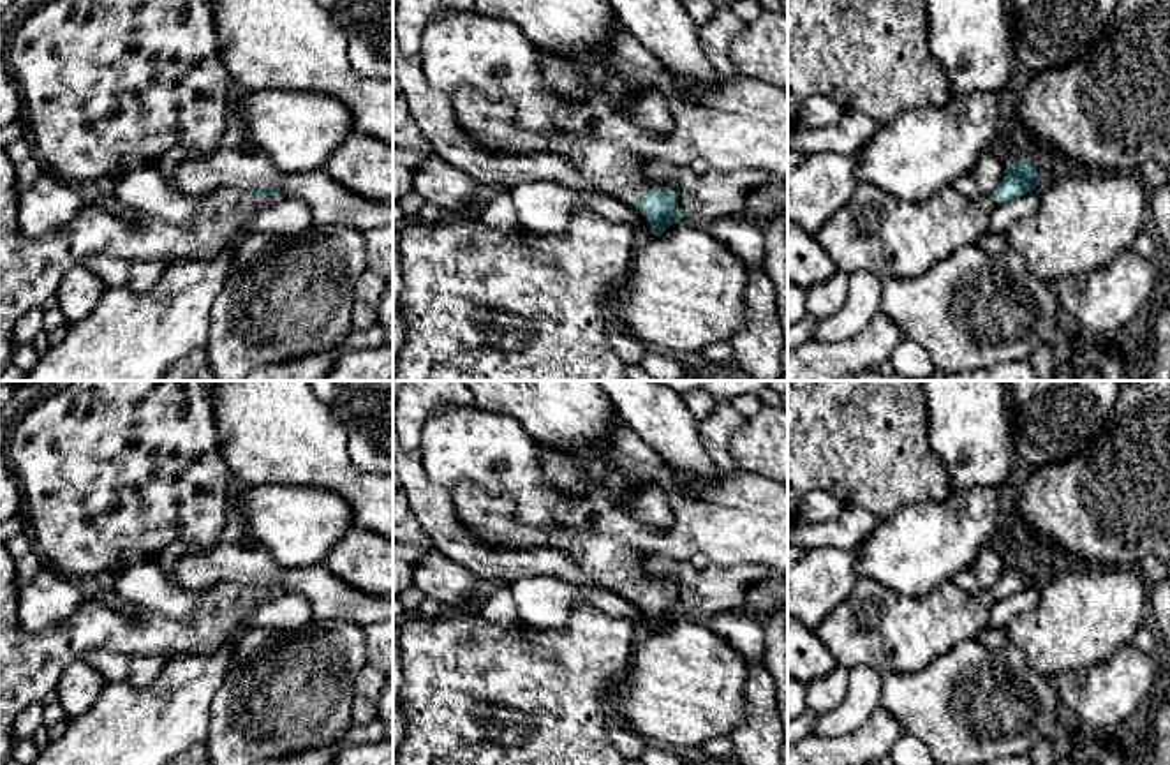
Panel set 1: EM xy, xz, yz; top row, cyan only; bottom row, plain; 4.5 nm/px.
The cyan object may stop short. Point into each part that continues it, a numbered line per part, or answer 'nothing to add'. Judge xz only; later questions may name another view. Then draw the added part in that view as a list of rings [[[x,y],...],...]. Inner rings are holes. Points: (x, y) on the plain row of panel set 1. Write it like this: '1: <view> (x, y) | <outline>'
1: xz (742, 519) | [[[613,416],[613,434],[608,442],[597,449],[550,449],[537,444],[537,458],[543,472],[559,492],[559,504],[555,506],[555,527],[529,527],[515,518],[515,502],[509,495],[490,497],[479,485],[462,481],[449,490],[451,502],[462,524],[485,545],[511,546],[511,548],[559,548],[574,557],[580,569],[597,585],[622,596],[627,601],[640,598],[650,583],[671,585],[668,578],[652,575],[645,569],[643,559],[647,555],[661,555],[673,562],[691,561],[694,553],[708,557],[715,566],[765,566],[788,578],[788,486],[752,474],[744,469],[733,472],[719,472],[715,485],[700,492],[689,492],[671,474],[668,464],[643,442],[638,434]],[[645,485],[657,485],[664,490],[673,525],[670,531],[655,531],[634,518],[627,508],[627,494]]]

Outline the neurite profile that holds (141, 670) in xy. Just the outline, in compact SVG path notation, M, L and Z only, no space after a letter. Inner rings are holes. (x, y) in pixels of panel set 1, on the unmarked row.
M93 650L83 657L107 682L125 682L136 689L150 687L162 673L166 657L159 654L116 654Z

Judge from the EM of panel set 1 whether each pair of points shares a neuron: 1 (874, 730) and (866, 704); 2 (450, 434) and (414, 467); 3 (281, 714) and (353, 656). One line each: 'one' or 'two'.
1: two
2: two
3: one

